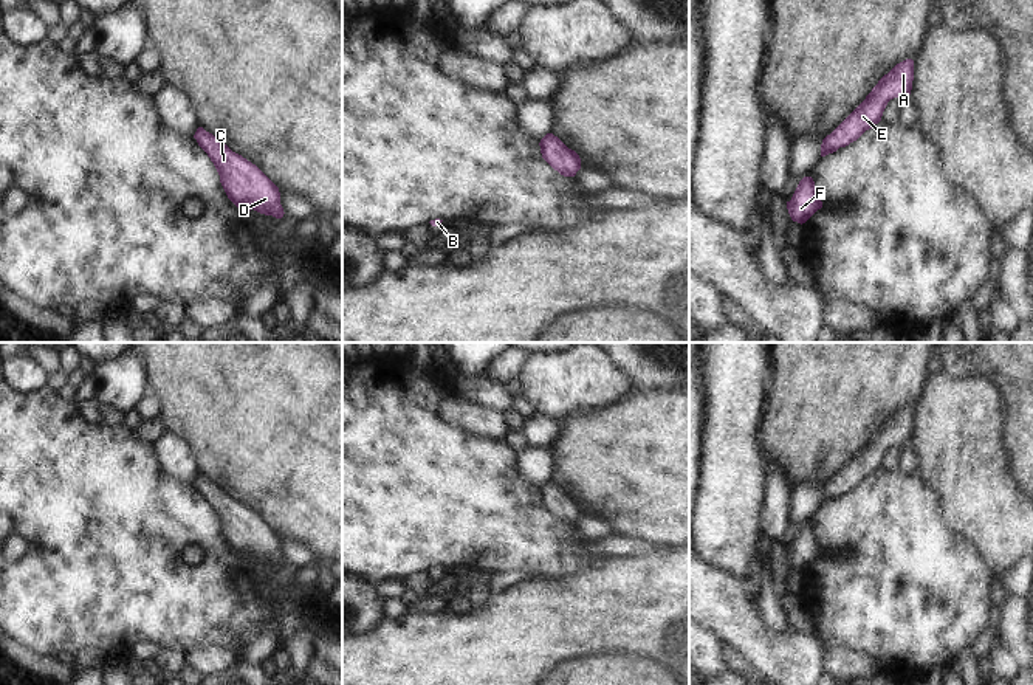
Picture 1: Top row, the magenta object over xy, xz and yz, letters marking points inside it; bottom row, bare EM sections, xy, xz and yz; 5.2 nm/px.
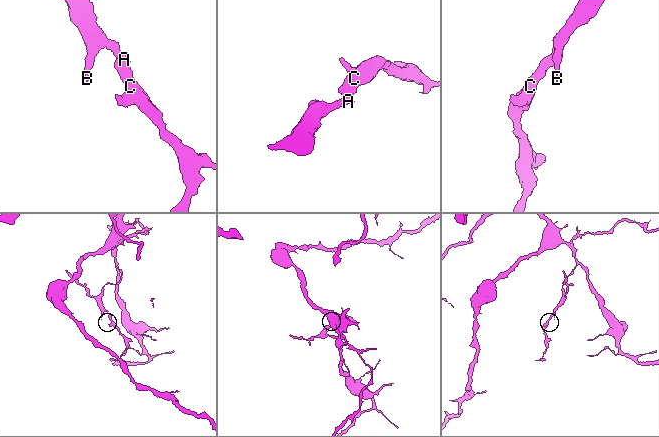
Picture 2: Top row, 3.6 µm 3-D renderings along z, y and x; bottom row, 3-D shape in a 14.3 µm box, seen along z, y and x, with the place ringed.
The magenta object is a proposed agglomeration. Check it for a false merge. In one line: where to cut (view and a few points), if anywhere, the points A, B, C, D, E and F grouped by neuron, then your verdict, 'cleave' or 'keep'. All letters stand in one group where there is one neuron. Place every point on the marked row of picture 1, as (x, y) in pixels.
no cut; A B C D E F; keep

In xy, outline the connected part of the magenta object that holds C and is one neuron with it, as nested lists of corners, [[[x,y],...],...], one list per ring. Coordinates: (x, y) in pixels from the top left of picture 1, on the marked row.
[[[198,127],[194,138],[214,163],[228,198],[243,211],[283,217],[279,188],[251,161]]]

